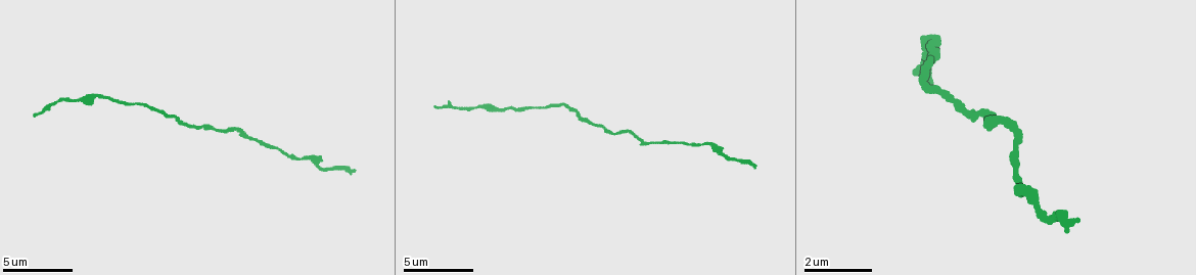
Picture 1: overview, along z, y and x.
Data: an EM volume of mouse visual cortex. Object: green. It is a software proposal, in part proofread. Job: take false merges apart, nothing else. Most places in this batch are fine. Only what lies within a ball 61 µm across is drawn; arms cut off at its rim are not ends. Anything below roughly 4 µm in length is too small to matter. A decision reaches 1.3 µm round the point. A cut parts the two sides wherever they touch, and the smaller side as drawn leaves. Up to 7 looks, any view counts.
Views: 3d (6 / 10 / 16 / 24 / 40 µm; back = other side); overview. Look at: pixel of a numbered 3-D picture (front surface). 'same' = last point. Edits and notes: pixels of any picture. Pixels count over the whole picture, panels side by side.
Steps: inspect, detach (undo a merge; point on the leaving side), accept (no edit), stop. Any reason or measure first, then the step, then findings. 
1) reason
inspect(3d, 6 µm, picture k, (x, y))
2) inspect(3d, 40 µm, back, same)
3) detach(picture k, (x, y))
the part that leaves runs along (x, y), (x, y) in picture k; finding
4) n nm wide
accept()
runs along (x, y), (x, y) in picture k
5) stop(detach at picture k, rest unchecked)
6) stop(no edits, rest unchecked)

narrows sharply
inspect(3d, 16 µm, picture 1, (139, 104))

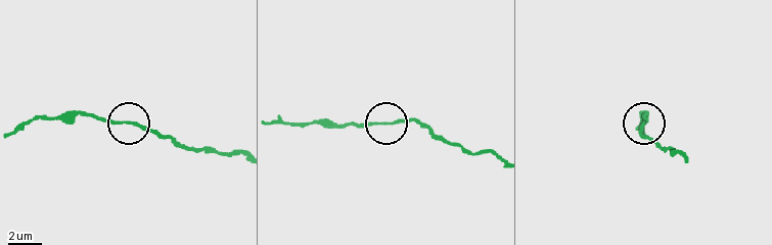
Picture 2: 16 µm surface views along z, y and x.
140 nm wide
accept()
runs along (455, 145), (436, 139), (407, 119), (391, 125), (330, 125) in picture 2; one neuron here

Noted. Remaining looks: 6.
inspect(3d, 16 µm, picture 1, (975, 114))

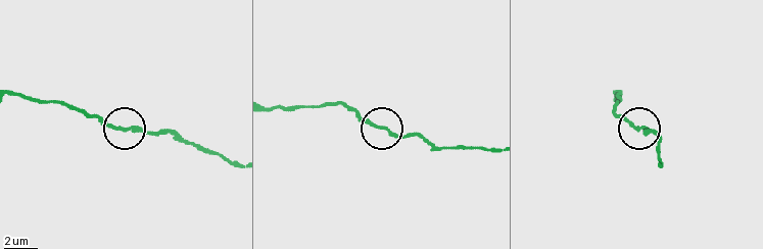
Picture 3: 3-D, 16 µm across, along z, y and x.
inspect(3d, 16 µm, back, picture 3, (124, 130))

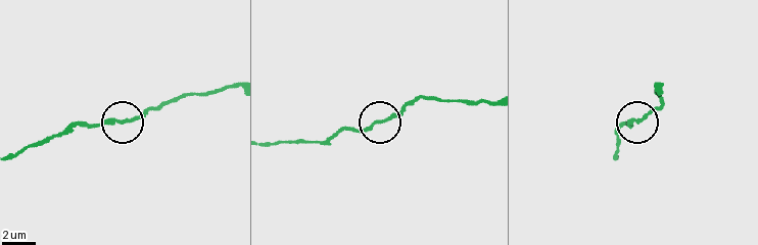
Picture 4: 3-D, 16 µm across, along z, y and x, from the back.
210 nm wide
accept()
runs along (378, 123), (357, 131), (337, 131) in picture 4; continuous, no second neuron

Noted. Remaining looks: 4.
calibre changes
inspect(3d, 10 µm, picture 1, (696, 146))

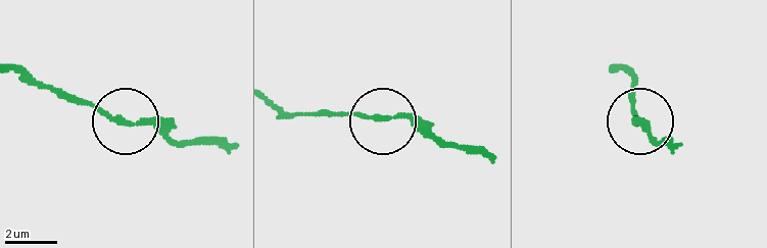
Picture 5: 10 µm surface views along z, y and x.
inspect(3d, 10 µm, back, picture 5, (126, 122))

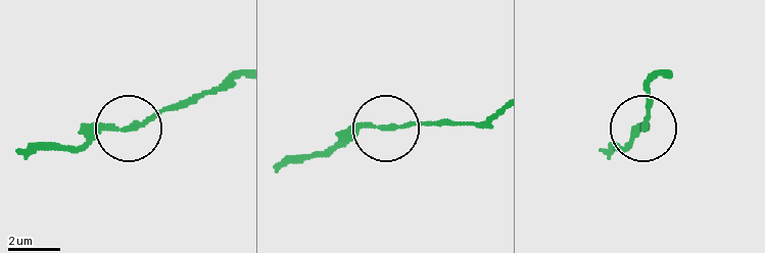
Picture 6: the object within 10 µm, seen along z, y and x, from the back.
accept()
runs along (494, 111), (475, 124), (363, 124), (330, 149), (313, 151) in picture 6; continuous, no second neuron

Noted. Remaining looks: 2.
sudden change in width
inspect(3d, 16 µm, picture 1, (482, 106))

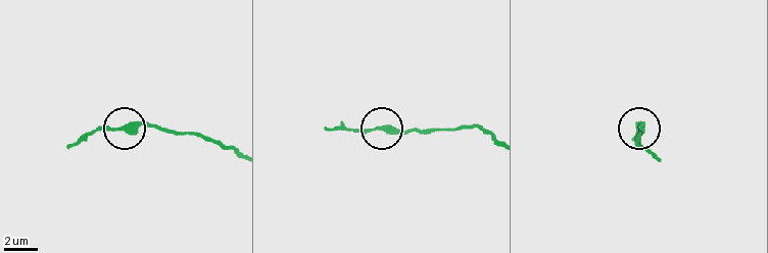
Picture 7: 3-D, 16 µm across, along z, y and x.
320 nm wide
accept()
runs along (233, 154), (196, 136), (147, 124), (87, 134) in picture 7; one neuron here

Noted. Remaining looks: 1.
stop(no edits, rest unchecked)

